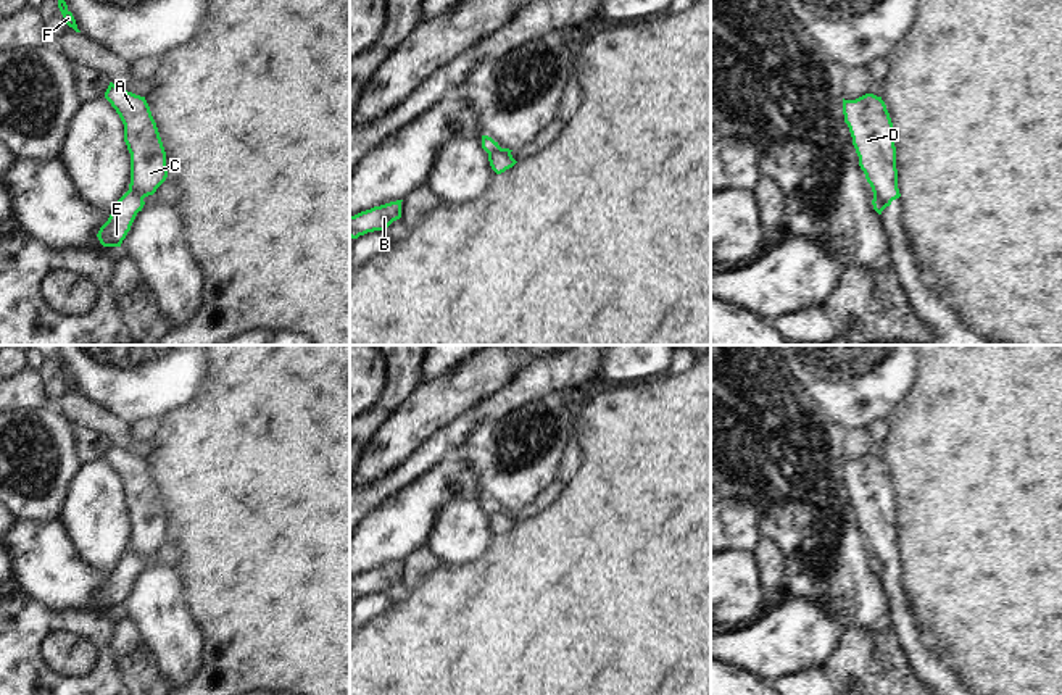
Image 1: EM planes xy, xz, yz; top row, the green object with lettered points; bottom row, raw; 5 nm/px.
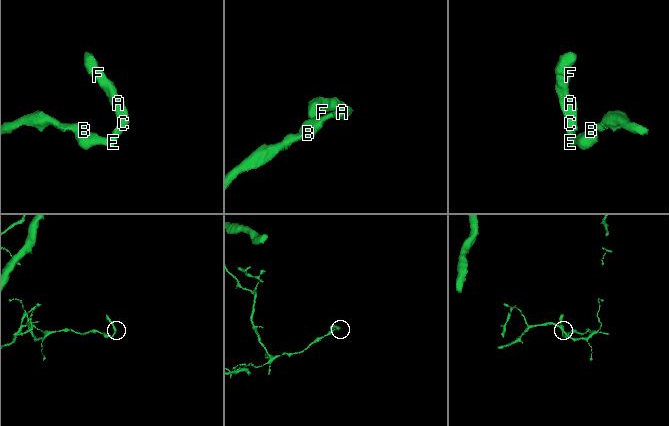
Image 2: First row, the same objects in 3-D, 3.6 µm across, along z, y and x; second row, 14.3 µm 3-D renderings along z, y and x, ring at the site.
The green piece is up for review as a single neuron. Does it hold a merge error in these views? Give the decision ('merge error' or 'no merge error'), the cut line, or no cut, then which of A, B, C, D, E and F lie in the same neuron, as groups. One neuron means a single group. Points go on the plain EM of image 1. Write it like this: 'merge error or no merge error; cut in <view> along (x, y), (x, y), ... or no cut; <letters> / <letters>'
merge error; cut in xy along (129, 550), (142, 560); A C D F / B E

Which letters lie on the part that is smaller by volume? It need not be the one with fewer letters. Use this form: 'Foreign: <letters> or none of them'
Foreign: A, C, D, F

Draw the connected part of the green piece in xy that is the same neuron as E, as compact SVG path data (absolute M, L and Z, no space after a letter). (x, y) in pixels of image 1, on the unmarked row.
M127 551L111 571L108 582L100 589L97 598L103 608L121 608L139 572L145 563Z

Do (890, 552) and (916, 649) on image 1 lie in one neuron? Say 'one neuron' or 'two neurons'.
one neuron

